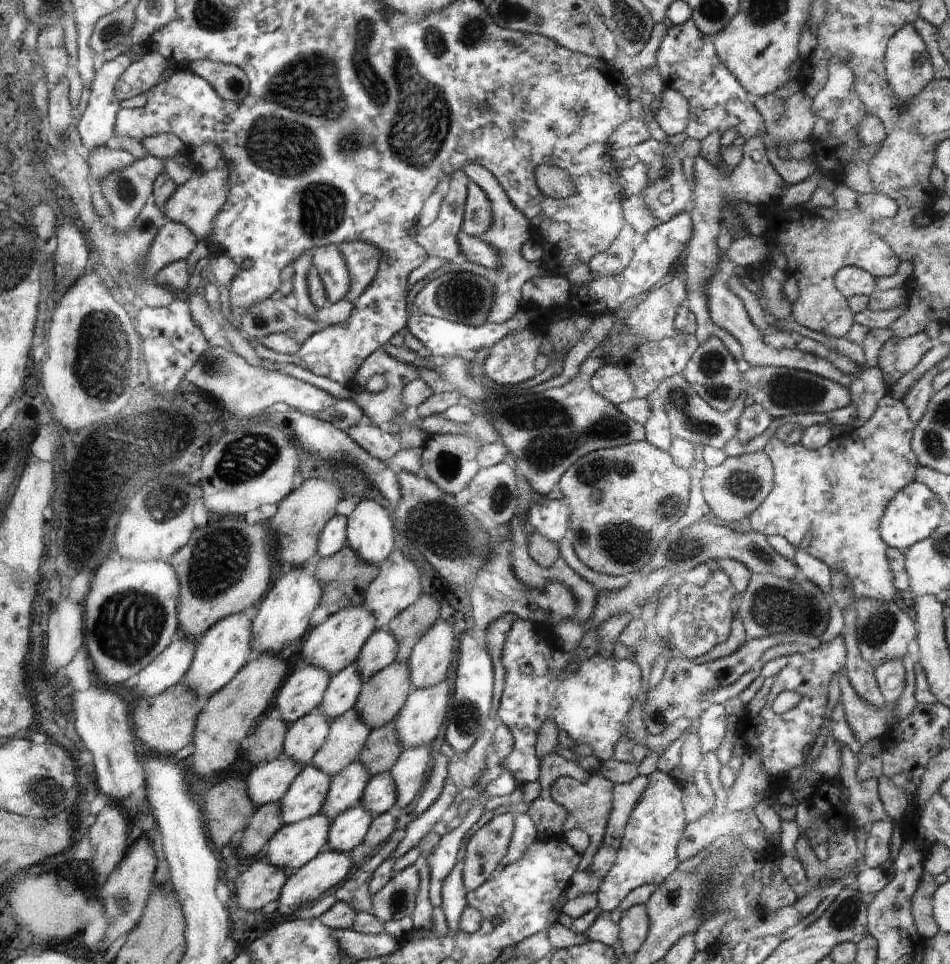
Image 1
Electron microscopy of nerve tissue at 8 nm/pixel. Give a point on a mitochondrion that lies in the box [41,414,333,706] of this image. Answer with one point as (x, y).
(129, 624)

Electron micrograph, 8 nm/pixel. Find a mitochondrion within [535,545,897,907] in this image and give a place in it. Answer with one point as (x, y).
(774, 606)

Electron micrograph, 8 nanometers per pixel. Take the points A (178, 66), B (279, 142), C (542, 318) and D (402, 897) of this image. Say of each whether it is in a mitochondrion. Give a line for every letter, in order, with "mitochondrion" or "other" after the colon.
A: other
B: mitochondrion
C: other
D: mitochondrion

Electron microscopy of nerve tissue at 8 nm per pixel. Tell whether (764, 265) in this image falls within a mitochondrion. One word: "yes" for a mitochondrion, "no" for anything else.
no

